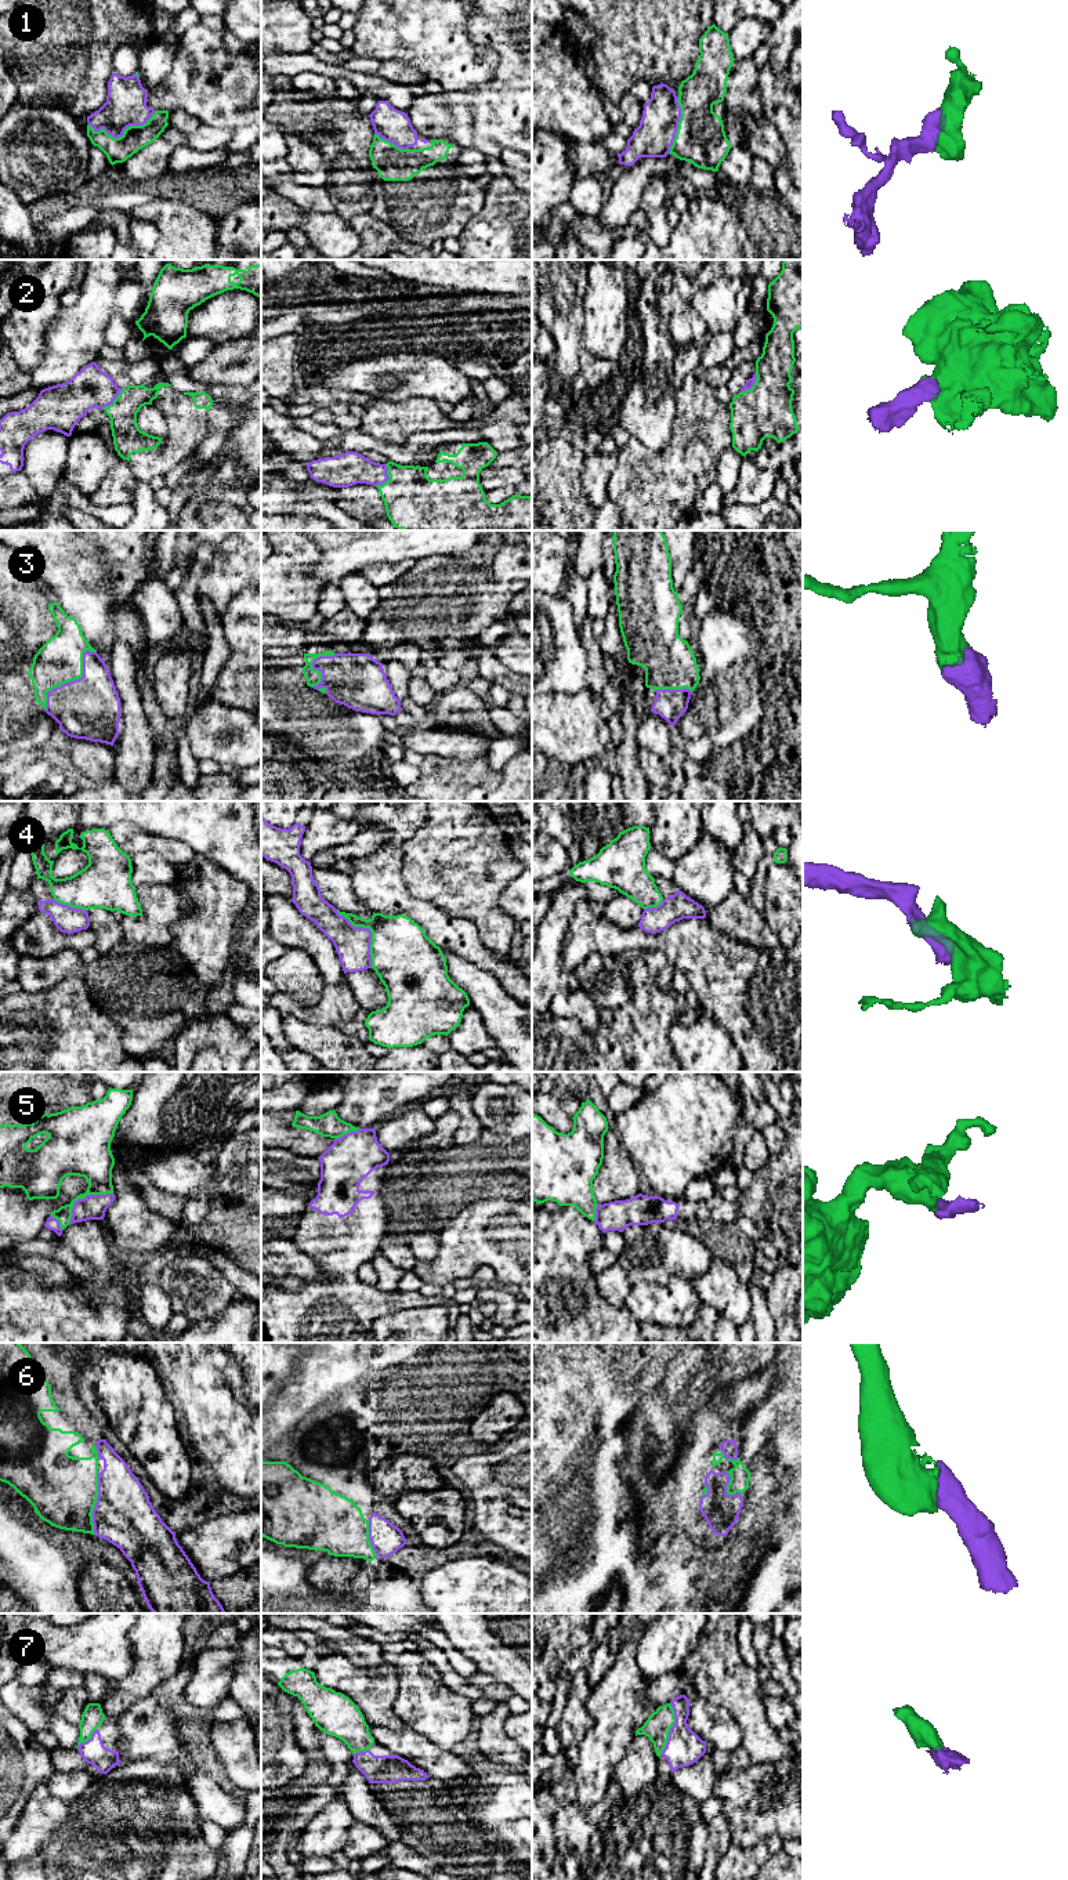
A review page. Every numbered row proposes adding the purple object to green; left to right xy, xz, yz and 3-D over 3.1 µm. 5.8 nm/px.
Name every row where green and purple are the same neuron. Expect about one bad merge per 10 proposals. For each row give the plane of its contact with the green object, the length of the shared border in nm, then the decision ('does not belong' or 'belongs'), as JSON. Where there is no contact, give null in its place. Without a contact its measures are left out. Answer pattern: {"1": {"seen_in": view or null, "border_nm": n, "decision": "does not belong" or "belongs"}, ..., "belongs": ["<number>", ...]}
{"1": {"seen_in": "xy", "border_nm": 400, "decision": "belongs"}, "2": {"seen_in": "xz", "border_nm": 150, "decision": "belongs"}, "3": {"seen_in": "xy", "border_nm": 460, "decision": "belongs"}, "4": {"seen_in": "xz", "border_nm": 400, "decision": "does not belong"}, "5": {"seen_in": "xy", "border_nm": 320, "decision": "belongs"}, "6": {"seen_in": "xy", "border_nm": 360, "decision": "belongs"}, "7": {"seen_in": "yz", "border_nm": 300, "decision": "belongs"}, "belongs": ["1", "2", "3", "5", "6", "7"]}

